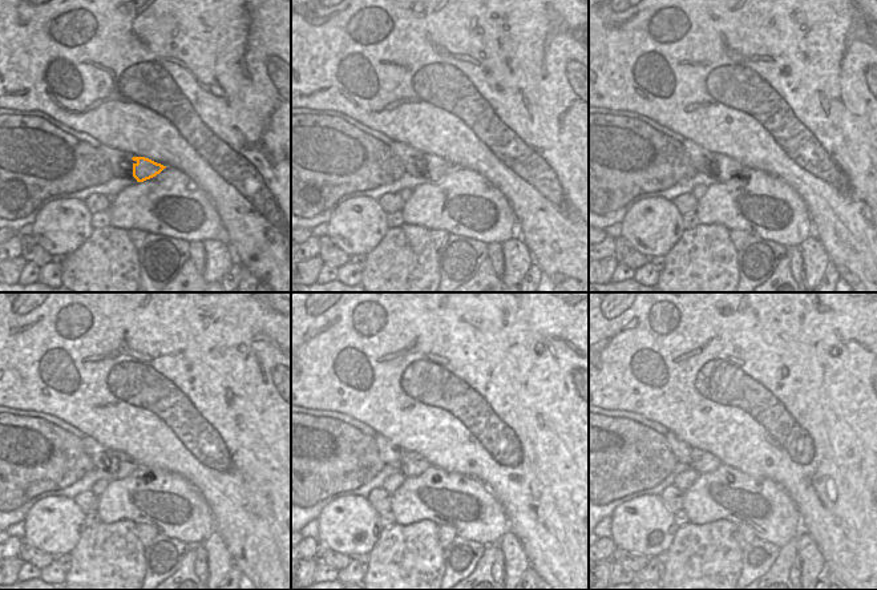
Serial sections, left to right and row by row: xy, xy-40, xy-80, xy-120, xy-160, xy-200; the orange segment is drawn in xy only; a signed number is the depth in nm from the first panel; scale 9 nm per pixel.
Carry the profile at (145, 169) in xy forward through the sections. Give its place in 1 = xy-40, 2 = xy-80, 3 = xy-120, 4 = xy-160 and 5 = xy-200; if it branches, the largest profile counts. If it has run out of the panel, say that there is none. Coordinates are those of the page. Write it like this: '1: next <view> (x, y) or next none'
1: next xy-40 (447, 168)
2: next xy-80 (723, 170)
3: next xy-120 (120, 465)
4: next xy-160 (412, 464)
5: next xy-200 (702, 461)

